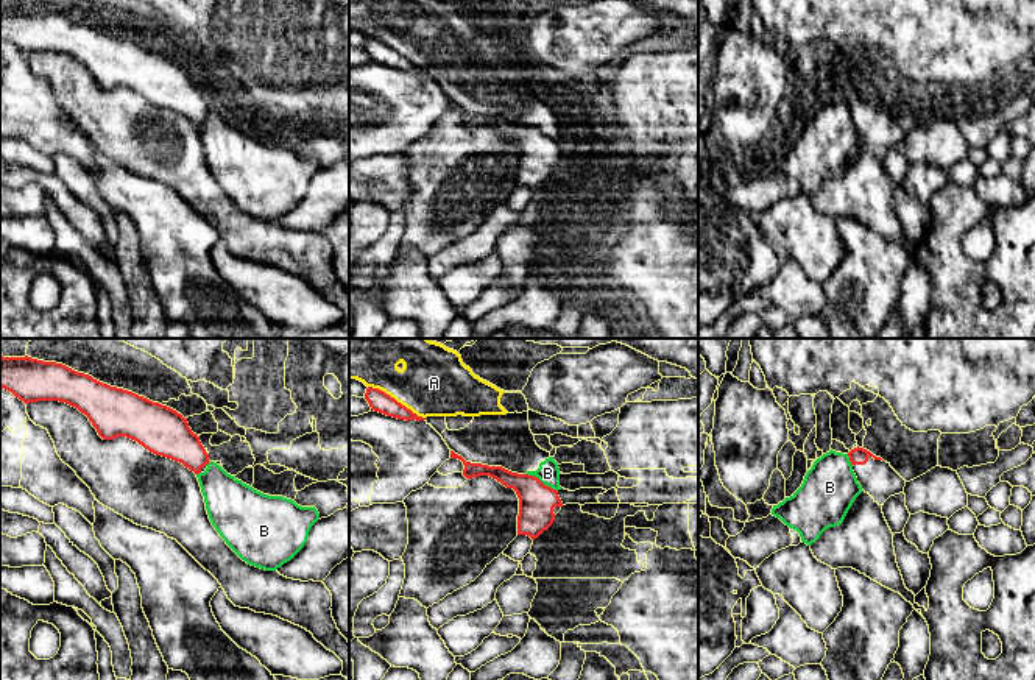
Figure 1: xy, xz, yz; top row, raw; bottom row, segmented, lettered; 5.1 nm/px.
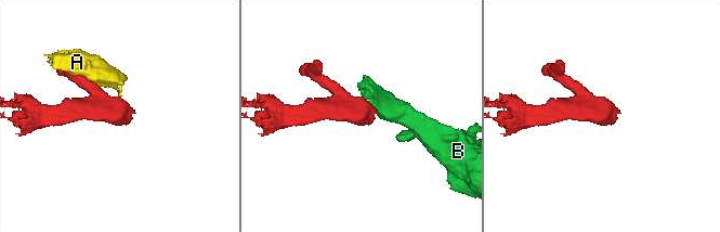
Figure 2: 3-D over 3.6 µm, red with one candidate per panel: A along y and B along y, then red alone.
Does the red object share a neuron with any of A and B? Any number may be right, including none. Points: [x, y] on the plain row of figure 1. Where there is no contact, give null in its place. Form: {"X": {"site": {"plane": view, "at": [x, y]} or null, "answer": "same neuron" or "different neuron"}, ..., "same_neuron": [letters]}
{"A": {"site": {"plane": "xz", "at": [395, 50]}, "answer": "different neuron"}, "B": {"site": {"plane": "xz", "at": [540, 131]}, "answer": "different neuron"}, "same_neuron": []}

